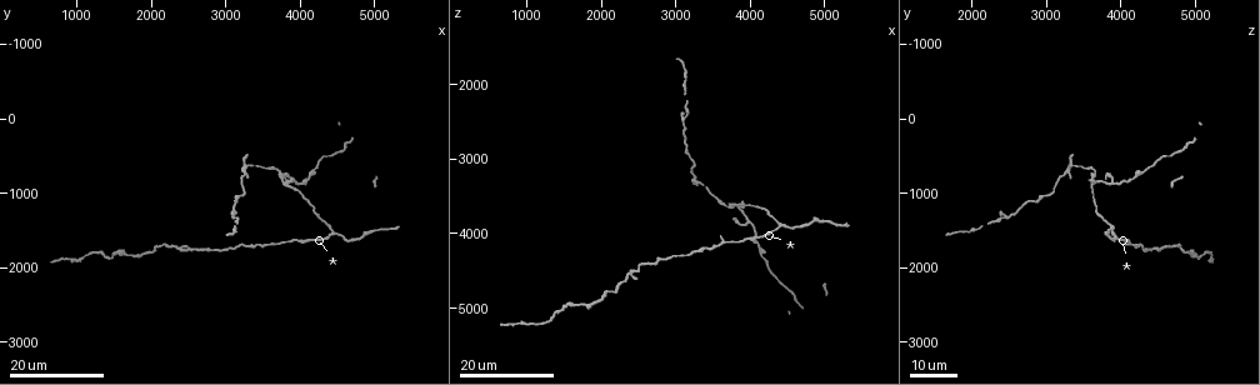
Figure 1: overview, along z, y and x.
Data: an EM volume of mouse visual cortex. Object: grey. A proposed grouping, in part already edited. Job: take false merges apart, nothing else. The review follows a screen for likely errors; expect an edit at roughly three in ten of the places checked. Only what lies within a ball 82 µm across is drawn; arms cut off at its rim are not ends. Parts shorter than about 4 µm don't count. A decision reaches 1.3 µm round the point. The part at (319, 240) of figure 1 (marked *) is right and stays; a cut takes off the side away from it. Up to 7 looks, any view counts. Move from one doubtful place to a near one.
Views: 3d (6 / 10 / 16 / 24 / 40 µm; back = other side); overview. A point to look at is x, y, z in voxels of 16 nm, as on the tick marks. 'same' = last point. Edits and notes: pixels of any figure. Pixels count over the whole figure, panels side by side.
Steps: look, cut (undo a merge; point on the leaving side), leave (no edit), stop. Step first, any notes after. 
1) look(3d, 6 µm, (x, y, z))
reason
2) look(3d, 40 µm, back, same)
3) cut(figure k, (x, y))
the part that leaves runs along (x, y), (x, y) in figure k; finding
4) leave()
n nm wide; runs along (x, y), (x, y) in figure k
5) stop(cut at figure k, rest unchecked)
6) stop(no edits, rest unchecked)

look(3d, 16 µm, (3800, 850, 3600))
side arm on a straight run

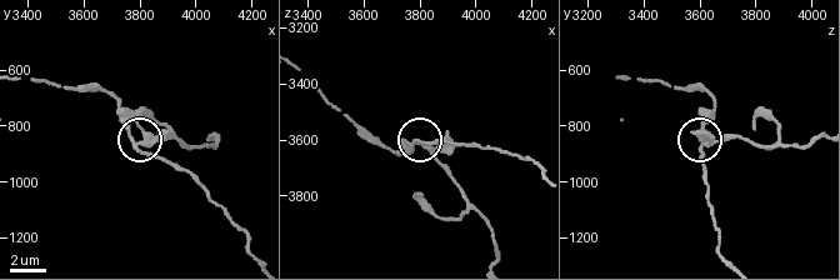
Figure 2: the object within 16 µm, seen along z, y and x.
look(3d, 10 µm, same)

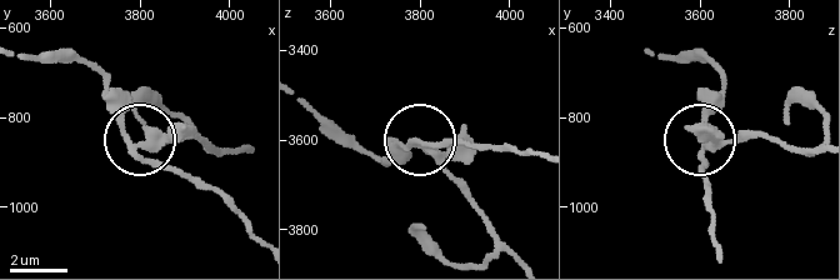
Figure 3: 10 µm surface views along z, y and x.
cut(figure 3, (174, 134))
side arm 39 µm; 3 arms; a second neuron is stuck on

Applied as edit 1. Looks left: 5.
look(overview)
redraw

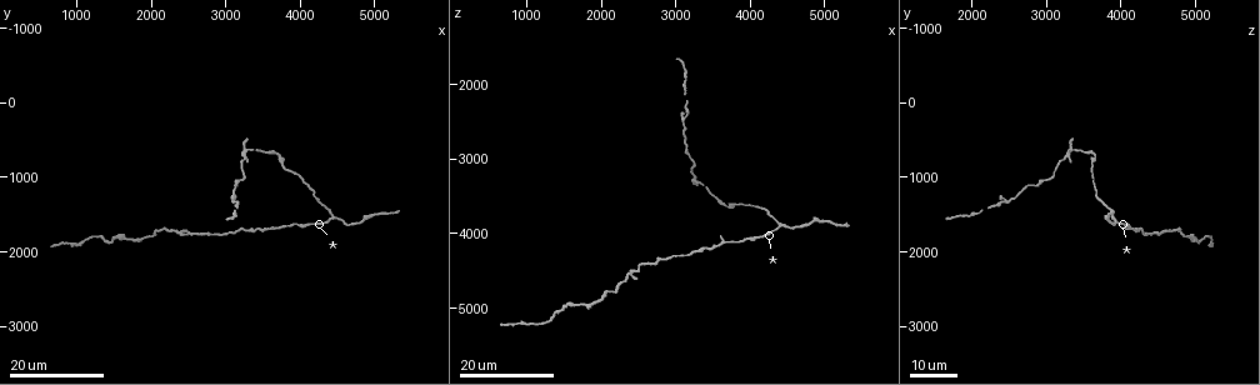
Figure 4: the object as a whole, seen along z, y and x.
look(3d, 24 µm, (4450, 1550, 3850))
three-way junction

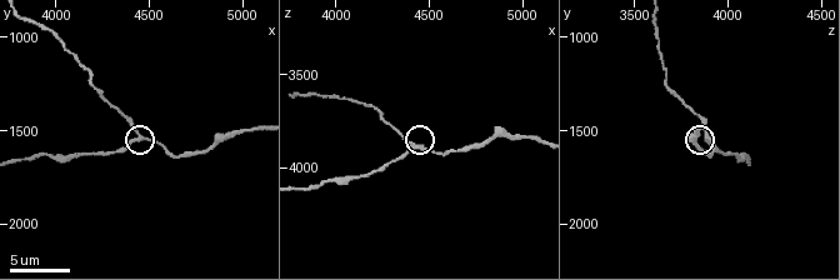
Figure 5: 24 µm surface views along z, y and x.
look(3d, 10 µm, (4460, 1540, 3880))

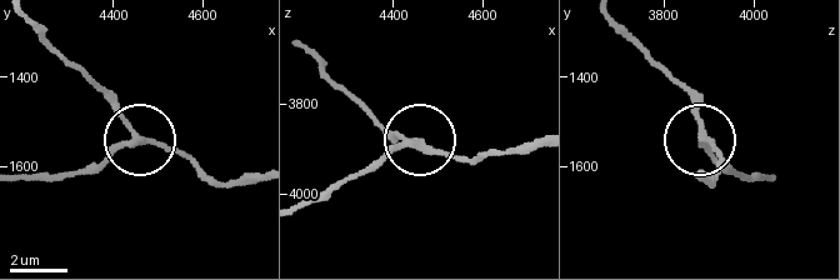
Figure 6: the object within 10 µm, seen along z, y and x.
leave()
runs along (328, 199), (419, 139), (474, 163) in figure 6; all the same neuron

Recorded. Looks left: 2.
look(3d, 16 µm, (2500, 1750, 4500))
sudden change in width

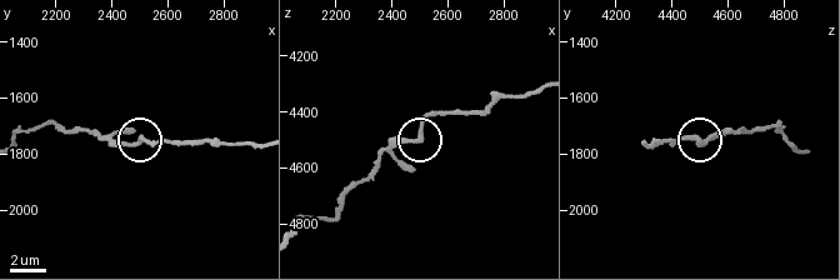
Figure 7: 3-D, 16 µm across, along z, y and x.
look(3d, 10 µm, (2510, 1760, 4500))

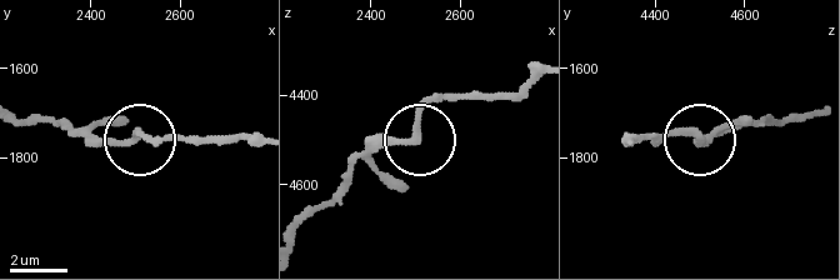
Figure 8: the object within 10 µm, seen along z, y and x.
leave()
260 nm wide; runs along (533, 74), (504, 95), (439, 98), (415, 136), (355, 153) in figure 8; one neuron here

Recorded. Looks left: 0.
stop(cut at figure 3, rest unchecked)

